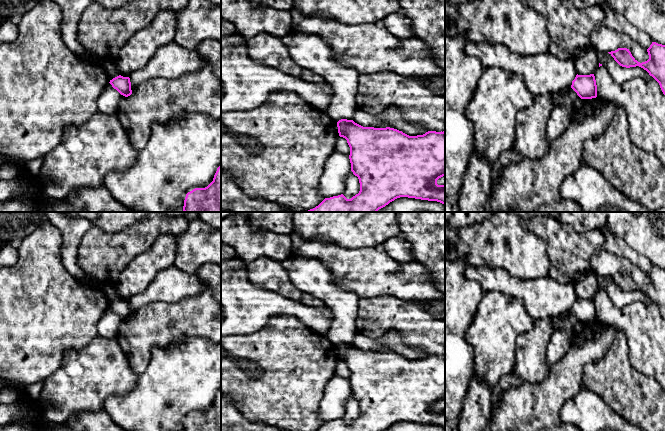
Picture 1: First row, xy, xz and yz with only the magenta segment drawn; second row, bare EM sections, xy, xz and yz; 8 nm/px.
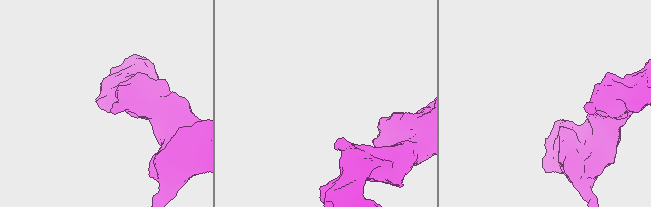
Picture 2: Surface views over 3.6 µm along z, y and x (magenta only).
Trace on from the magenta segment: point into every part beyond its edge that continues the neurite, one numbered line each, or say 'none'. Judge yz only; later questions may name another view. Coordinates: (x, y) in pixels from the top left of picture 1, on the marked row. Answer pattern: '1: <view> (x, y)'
none

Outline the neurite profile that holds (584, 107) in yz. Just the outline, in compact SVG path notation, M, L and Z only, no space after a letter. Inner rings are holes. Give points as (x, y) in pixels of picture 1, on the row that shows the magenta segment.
M601 98L580 99L575 110L572 113L572 119L580 120L584 116L590 114L601 101Z

